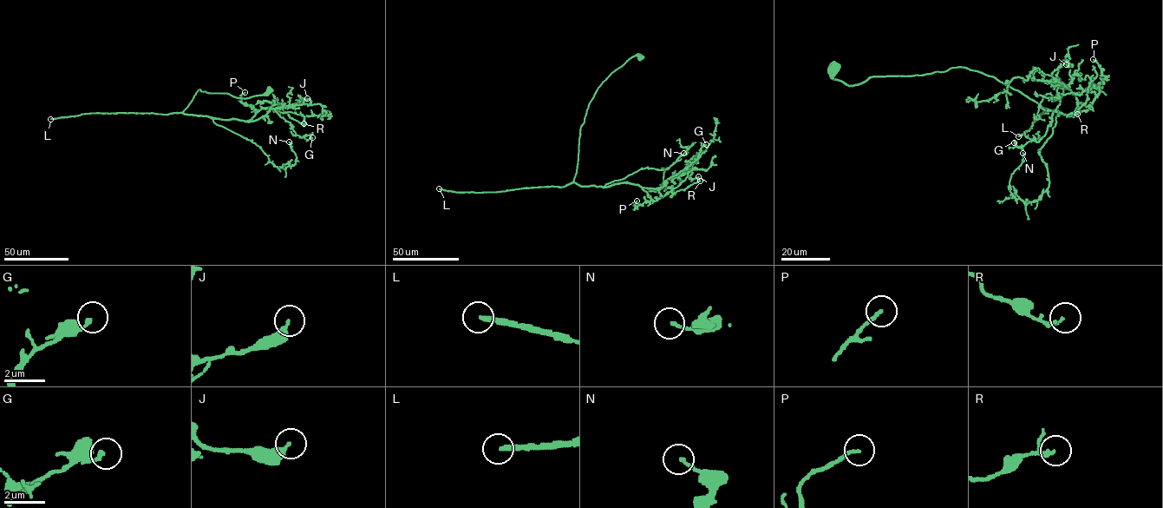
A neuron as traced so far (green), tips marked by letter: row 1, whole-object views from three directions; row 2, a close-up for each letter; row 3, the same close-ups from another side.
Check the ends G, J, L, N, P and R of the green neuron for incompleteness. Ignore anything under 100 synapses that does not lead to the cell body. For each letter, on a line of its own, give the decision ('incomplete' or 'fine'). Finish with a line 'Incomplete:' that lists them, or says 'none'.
G: fine
J: fine
L: fine
N: fine
P: fine
R: fine
Incomplete: none

